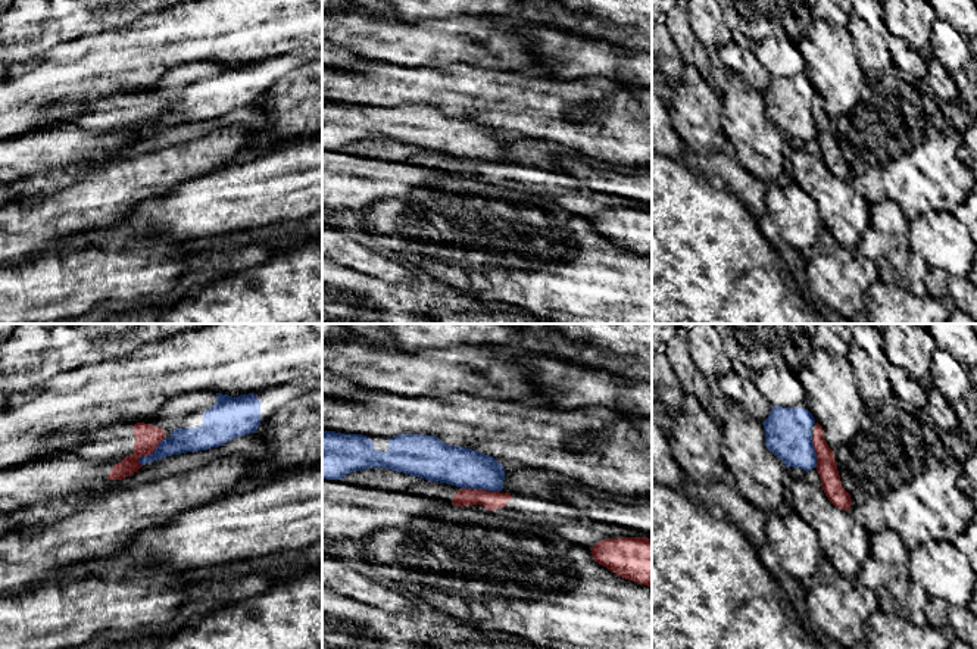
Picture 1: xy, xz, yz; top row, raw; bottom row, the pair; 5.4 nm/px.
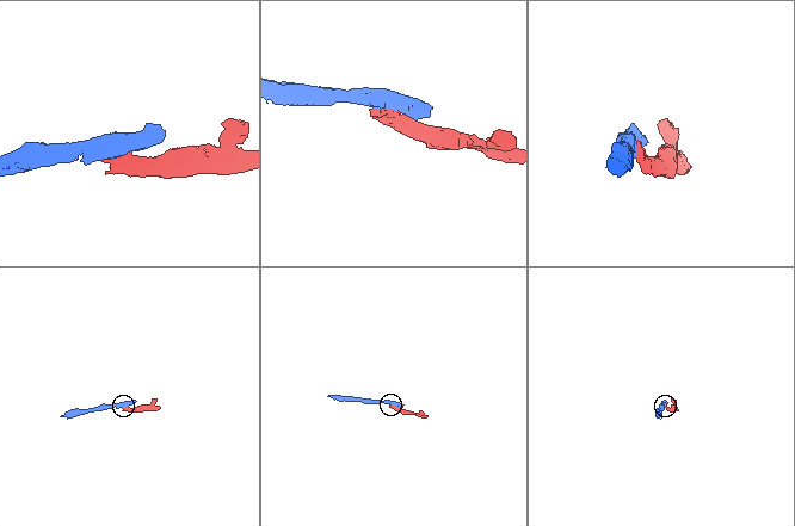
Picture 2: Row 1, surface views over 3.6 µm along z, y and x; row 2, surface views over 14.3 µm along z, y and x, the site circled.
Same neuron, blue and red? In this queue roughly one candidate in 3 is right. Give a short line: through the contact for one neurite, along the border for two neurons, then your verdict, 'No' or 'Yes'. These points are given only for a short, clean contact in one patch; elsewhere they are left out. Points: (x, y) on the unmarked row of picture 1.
Line: xz (461, 158), (498, 162). No

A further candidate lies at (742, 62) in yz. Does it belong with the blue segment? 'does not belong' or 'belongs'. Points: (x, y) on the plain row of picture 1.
does not belong

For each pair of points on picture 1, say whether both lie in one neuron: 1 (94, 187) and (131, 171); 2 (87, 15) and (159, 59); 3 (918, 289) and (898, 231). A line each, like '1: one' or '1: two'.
1: one
2: two
3: one

